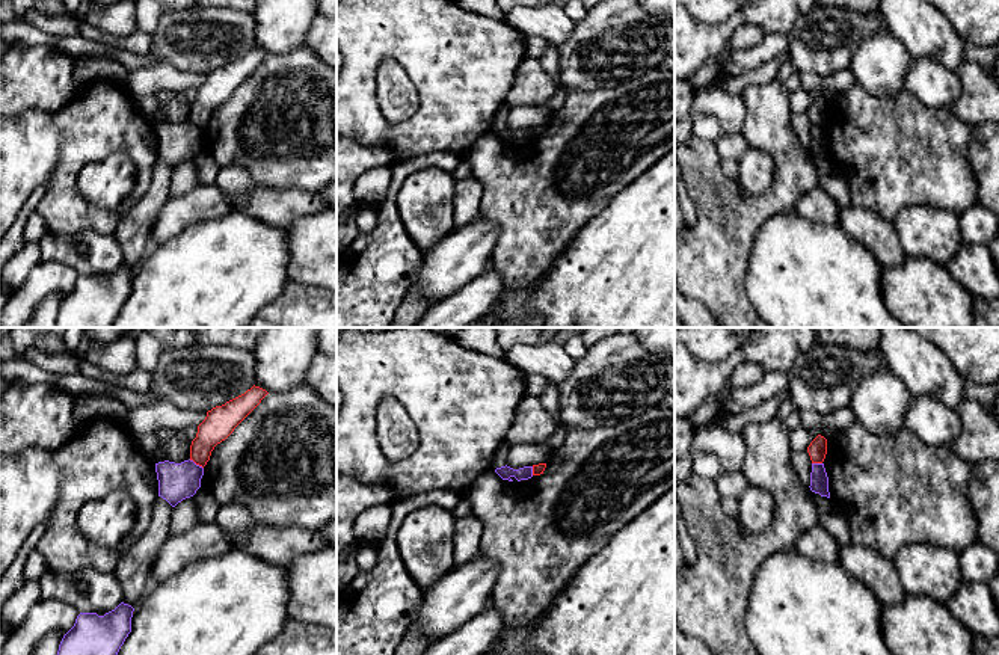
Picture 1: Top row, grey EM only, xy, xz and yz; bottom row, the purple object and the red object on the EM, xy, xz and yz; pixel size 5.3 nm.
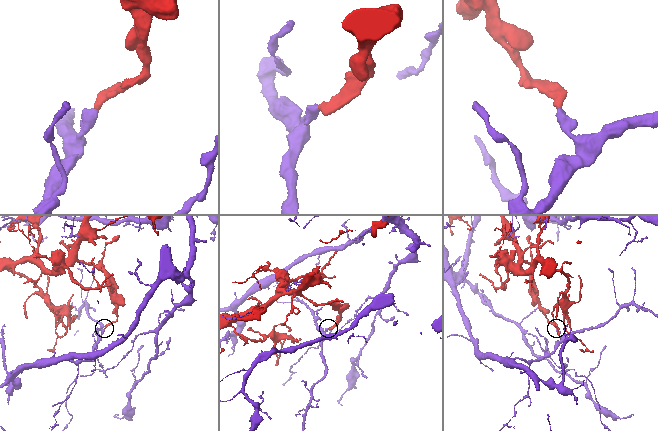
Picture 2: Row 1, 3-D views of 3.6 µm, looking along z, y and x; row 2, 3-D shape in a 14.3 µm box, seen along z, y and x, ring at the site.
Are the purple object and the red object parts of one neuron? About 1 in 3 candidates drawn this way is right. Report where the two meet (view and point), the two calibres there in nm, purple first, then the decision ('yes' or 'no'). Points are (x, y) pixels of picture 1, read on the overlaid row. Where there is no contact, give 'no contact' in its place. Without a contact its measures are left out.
xy (195, 464) | 200/160 nm | no

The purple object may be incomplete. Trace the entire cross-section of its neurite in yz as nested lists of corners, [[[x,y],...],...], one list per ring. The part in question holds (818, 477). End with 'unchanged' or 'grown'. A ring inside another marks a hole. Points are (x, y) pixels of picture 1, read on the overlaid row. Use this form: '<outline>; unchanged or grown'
[[[812,463],[810,472],[810,490],[819,494],[821,497],[830,498],[828,492],[828,477],[824,463]]]; unchanged

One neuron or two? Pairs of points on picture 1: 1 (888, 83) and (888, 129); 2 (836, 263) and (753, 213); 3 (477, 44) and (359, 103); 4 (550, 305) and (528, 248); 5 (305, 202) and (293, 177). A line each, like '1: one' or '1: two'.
1: two
2: two
3: one
4: two
5: two

